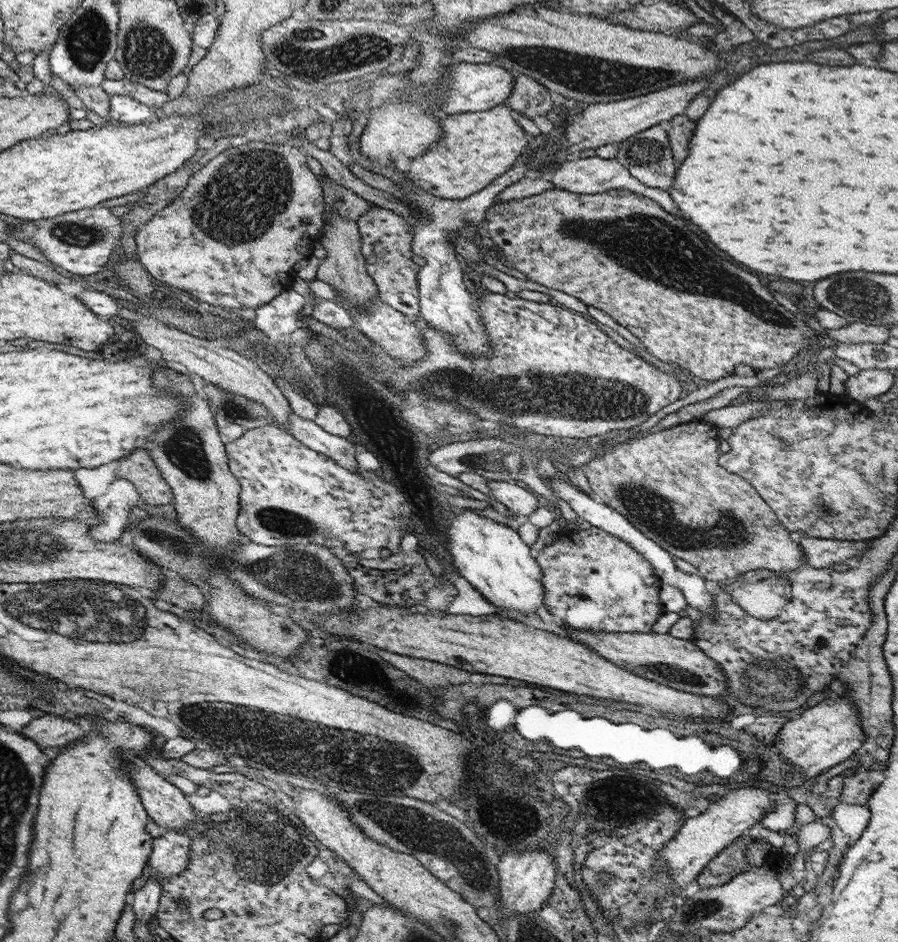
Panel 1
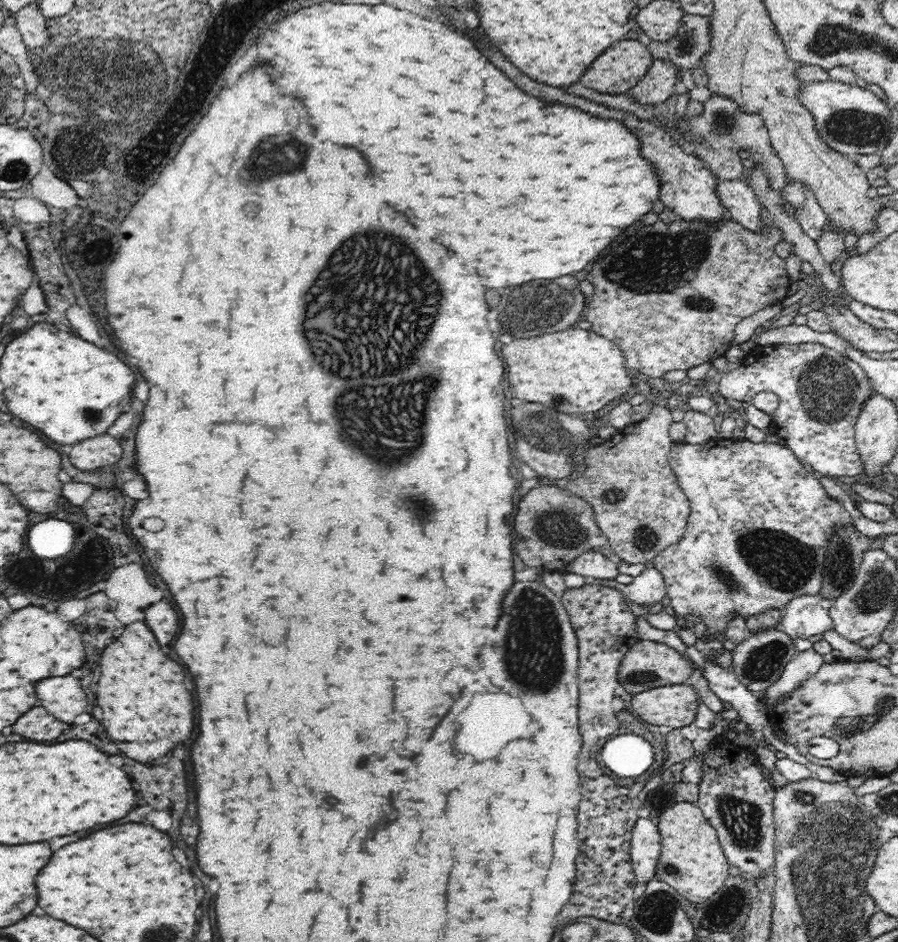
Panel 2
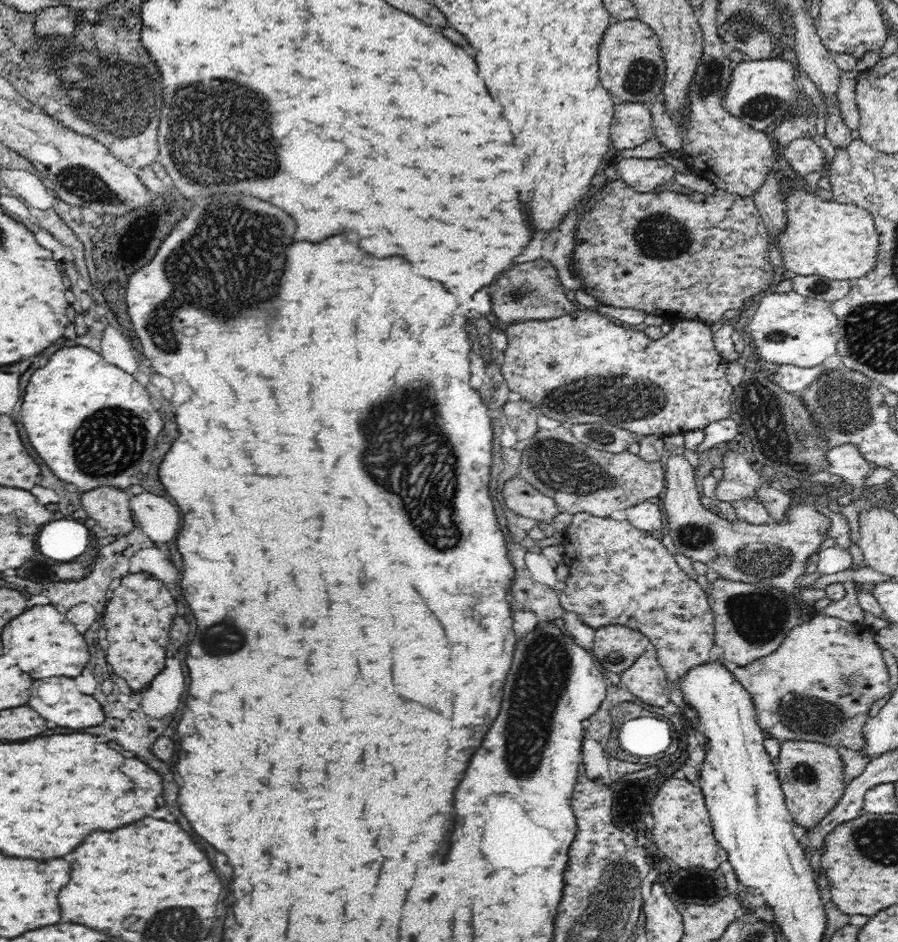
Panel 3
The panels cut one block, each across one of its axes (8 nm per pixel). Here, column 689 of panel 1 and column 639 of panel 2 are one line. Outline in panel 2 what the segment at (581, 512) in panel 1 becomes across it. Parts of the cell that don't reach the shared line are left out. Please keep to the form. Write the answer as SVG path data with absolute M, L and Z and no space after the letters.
M646 568L642 574L638 574L634 578L632 584L618 584L616 580L610 580L610 582L600 582L600 580L592 580L596 584L604 584L604 586L610 586L610 588L618 588L626 594L628 600L632 600L634 604L638 604L640 608L652 608L656 604L666 604L666 584L662 580L662 574L656 570L656 568Z

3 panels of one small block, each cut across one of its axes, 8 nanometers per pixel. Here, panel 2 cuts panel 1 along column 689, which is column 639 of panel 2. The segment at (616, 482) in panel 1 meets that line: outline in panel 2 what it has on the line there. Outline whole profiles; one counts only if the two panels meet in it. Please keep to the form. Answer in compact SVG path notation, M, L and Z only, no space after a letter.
M654 406L652 412L648 414L646 420L630 424L624 430L618 430L618 436L612 440L606 440L606 444L598 448L588 448L582 452L586 472L574 480L568 480L562 484L562 488L574 492L576 496L584 498L586 502L592 504L592 510L596 514L596 522L604 536L608 538L610 550L618 560L624 560L628 564L652 564L654 558L682 540L692 508L686 492L680 488L680 482L670 468L668 456L674 446L674 440L668 436L668 428L674 422L672 412L664 406Z

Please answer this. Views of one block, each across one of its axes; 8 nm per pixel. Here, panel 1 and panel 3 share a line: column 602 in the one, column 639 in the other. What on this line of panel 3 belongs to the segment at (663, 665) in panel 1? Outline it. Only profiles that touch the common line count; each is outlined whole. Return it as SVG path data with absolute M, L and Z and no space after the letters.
M610 624L594 630L594 656L600 668L606 668L614 674L626 672L648 648L652 642L638 630Z

